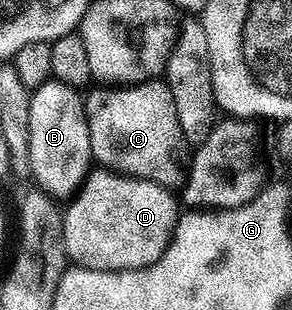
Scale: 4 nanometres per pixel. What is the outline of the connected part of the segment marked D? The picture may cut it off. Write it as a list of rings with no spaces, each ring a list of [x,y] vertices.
[[[105,167],[95,168],[62,215],[67,258],[75,266],[104,271],[139,269],[156,263],[164,255],[180,216],[174,197],[162,185],[119,175]]]

